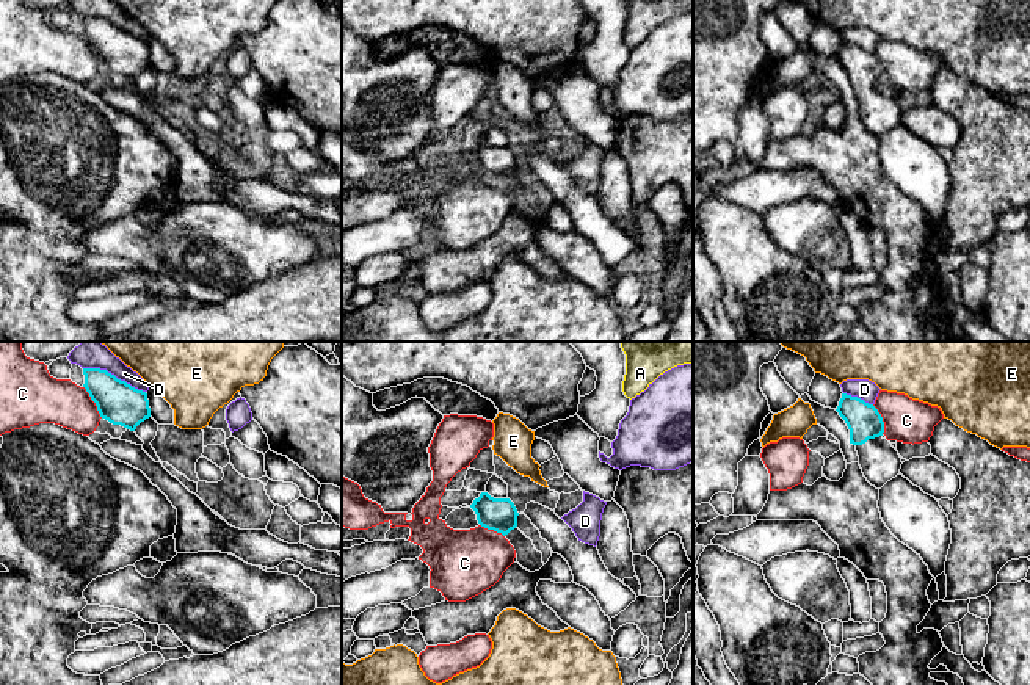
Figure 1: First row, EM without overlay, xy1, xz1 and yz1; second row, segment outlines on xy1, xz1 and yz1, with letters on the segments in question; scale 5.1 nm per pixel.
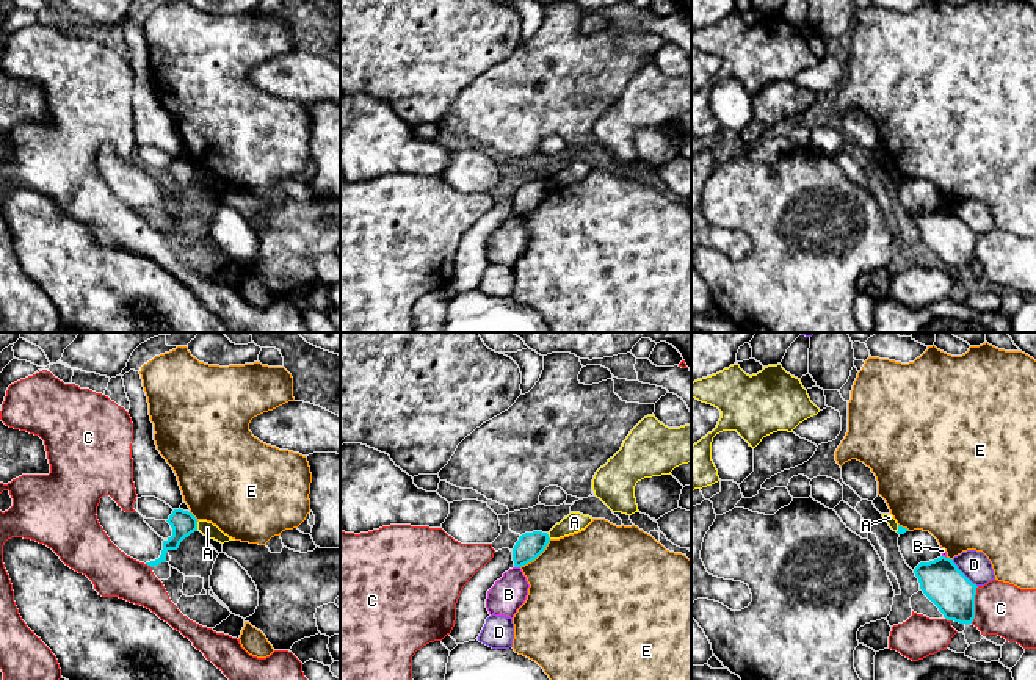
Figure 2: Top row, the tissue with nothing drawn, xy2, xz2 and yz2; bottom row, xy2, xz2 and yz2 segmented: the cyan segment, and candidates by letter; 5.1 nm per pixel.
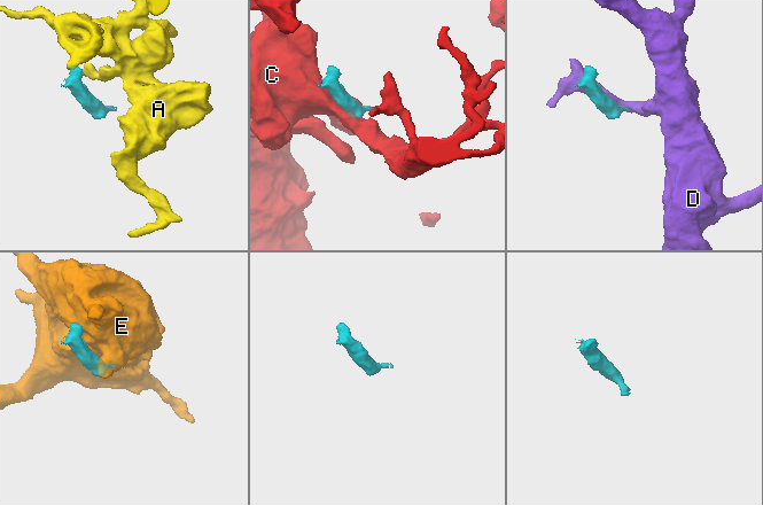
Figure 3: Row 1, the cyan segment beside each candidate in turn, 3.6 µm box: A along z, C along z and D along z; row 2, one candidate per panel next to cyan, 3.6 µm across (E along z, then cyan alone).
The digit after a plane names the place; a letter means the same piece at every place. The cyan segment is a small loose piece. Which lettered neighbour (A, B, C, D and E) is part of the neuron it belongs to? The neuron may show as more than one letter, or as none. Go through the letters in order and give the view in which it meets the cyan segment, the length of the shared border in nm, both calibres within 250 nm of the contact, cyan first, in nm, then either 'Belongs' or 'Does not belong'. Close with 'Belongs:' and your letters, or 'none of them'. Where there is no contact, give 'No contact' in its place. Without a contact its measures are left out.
A: Touches cyan in xy2. Shared border 40 nm. Thickness 130 nm (cyan) against 80 nm. Does not belong
B: Touches cyan in xz2. Shared border 30 nm. Thickness 140 nm (cyan) against 180 nm. Does not belong
C: Touches cyan in yz2. Shared border 200 nm. Thickness 220 nm (cyan) against 280 nm. Does not belong
D: Touches cyan in xy1. Shared border 340 nm. Thickness 220 nm (cyan) against 150 nm. Does not belong
E: Touches cyan in xz2. Shared border 220 nm. Thickness 140 nm (cyan) against 480 nm. Does not belong
Belongs: none of them

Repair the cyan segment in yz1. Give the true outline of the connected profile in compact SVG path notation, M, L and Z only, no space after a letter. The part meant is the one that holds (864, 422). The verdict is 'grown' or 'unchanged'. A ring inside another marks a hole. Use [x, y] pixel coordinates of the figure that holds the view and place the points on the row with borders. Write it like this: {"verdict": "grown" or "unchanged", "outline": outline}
{"verdict": "grown", "outline": "M842 393L836 411L850 429L850 444L856 447L867 481L881 489L900 475L903 462L892 444L883 437L884 422L878 409L858 397Z"}

